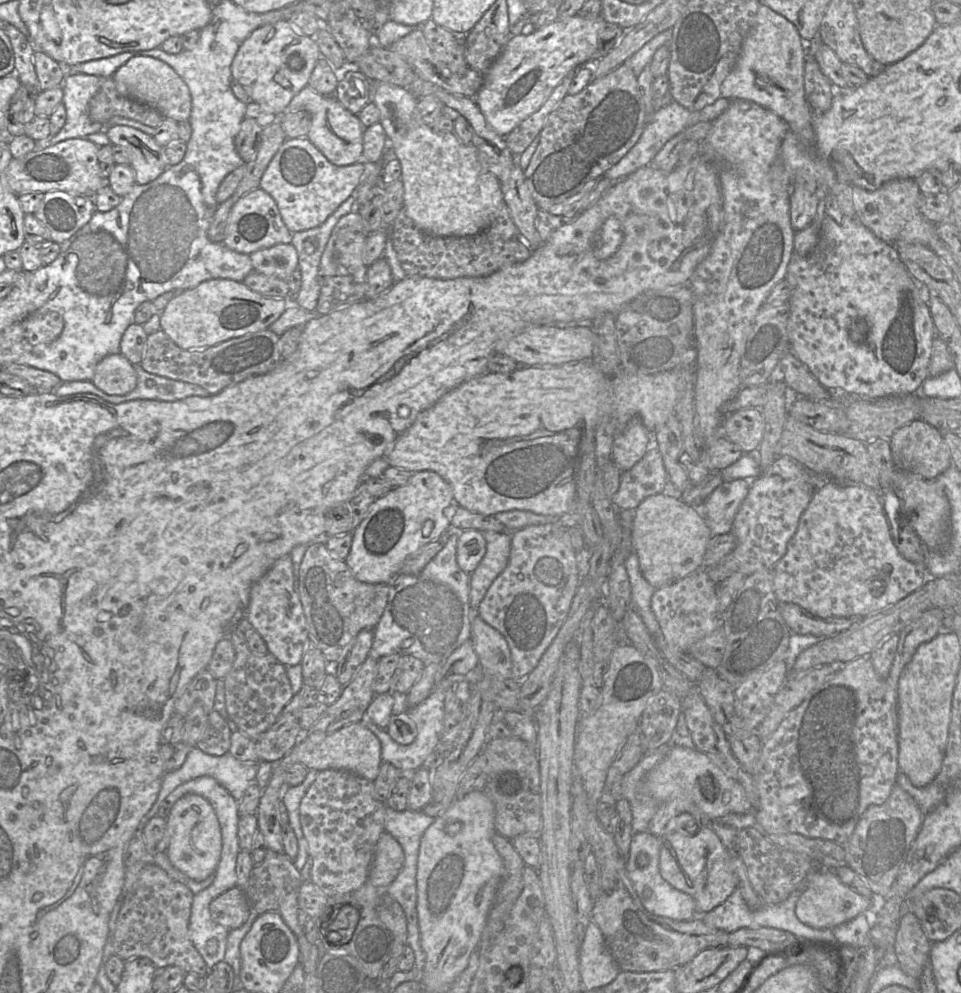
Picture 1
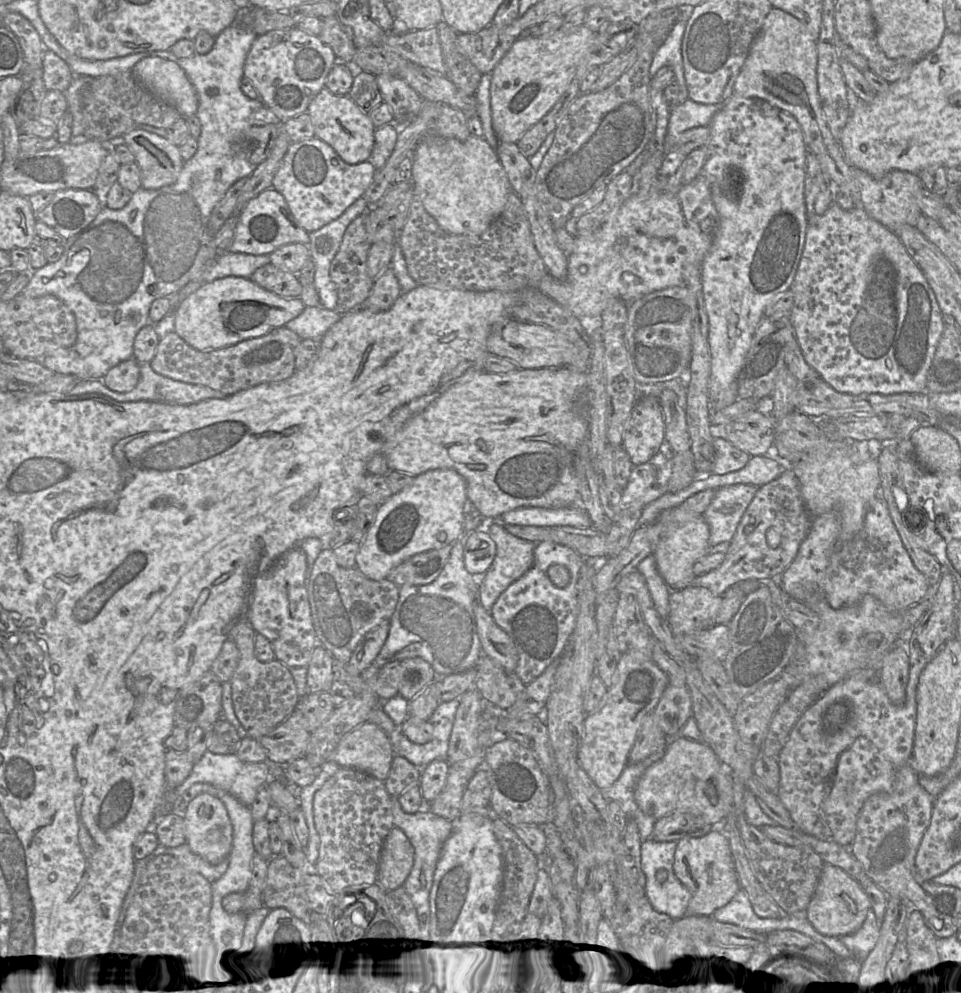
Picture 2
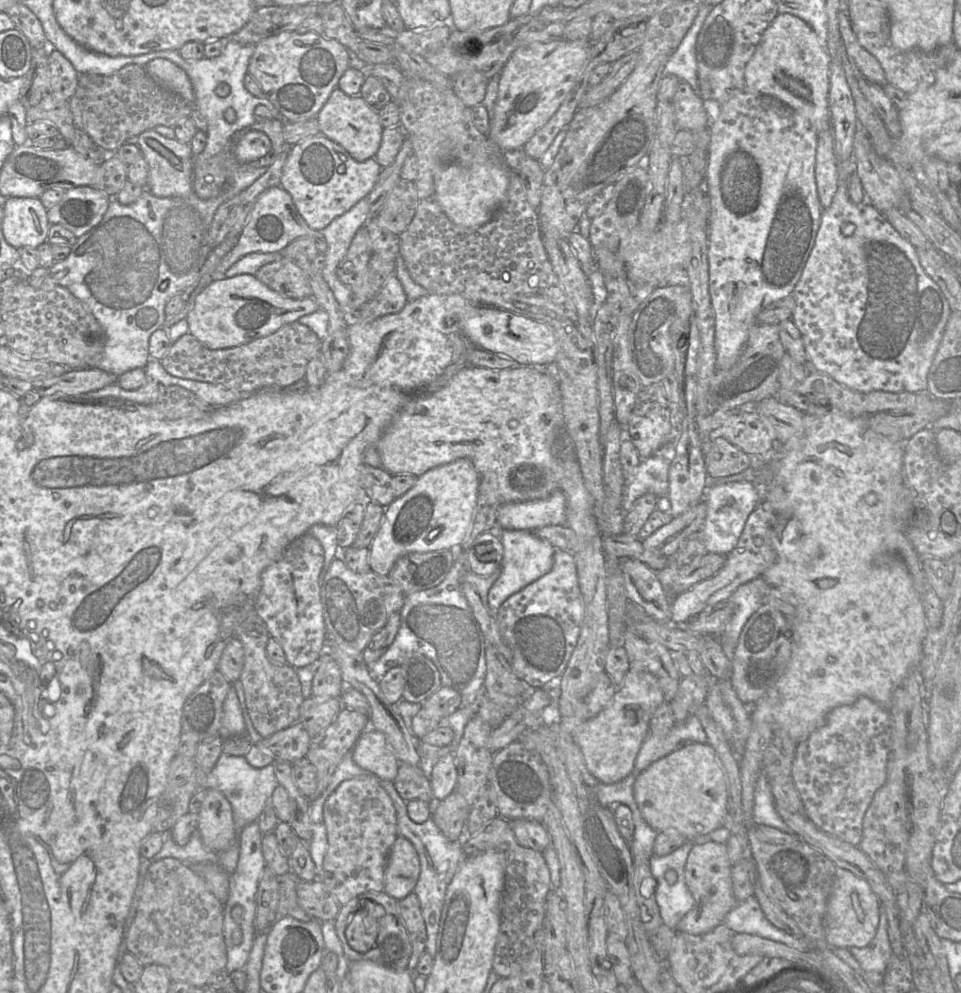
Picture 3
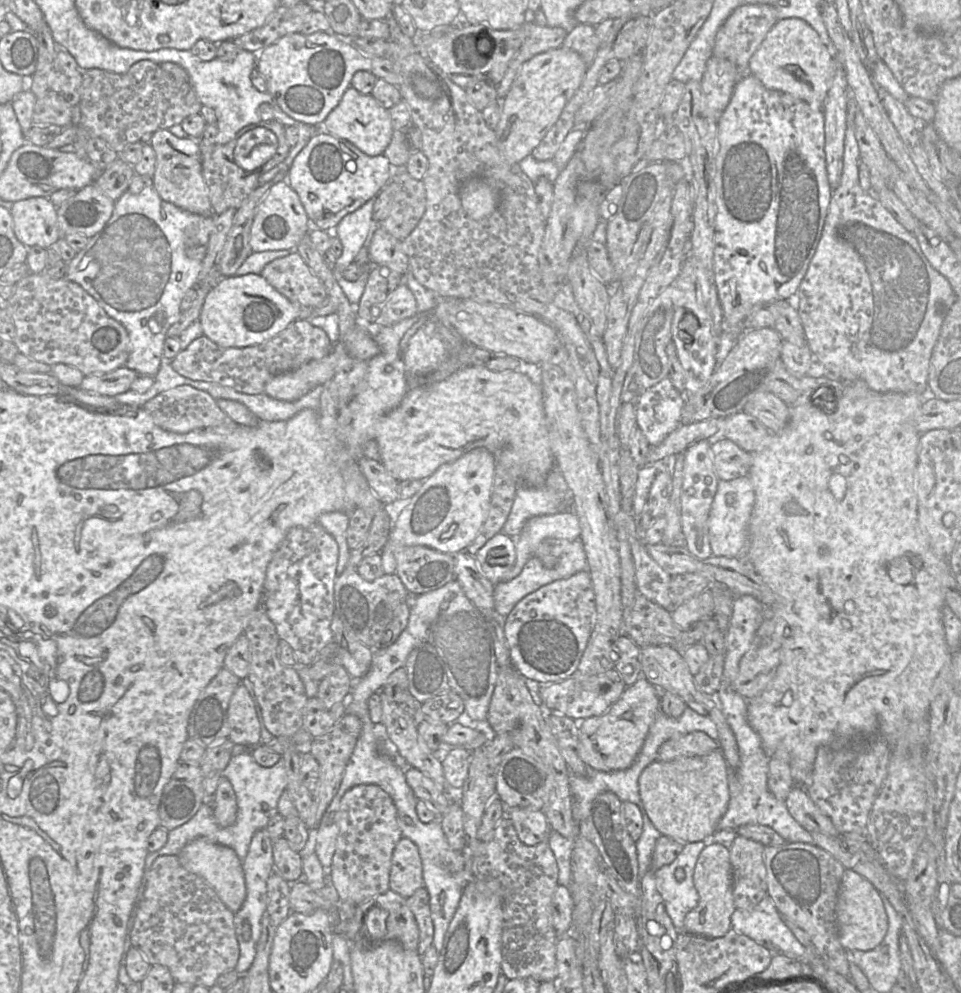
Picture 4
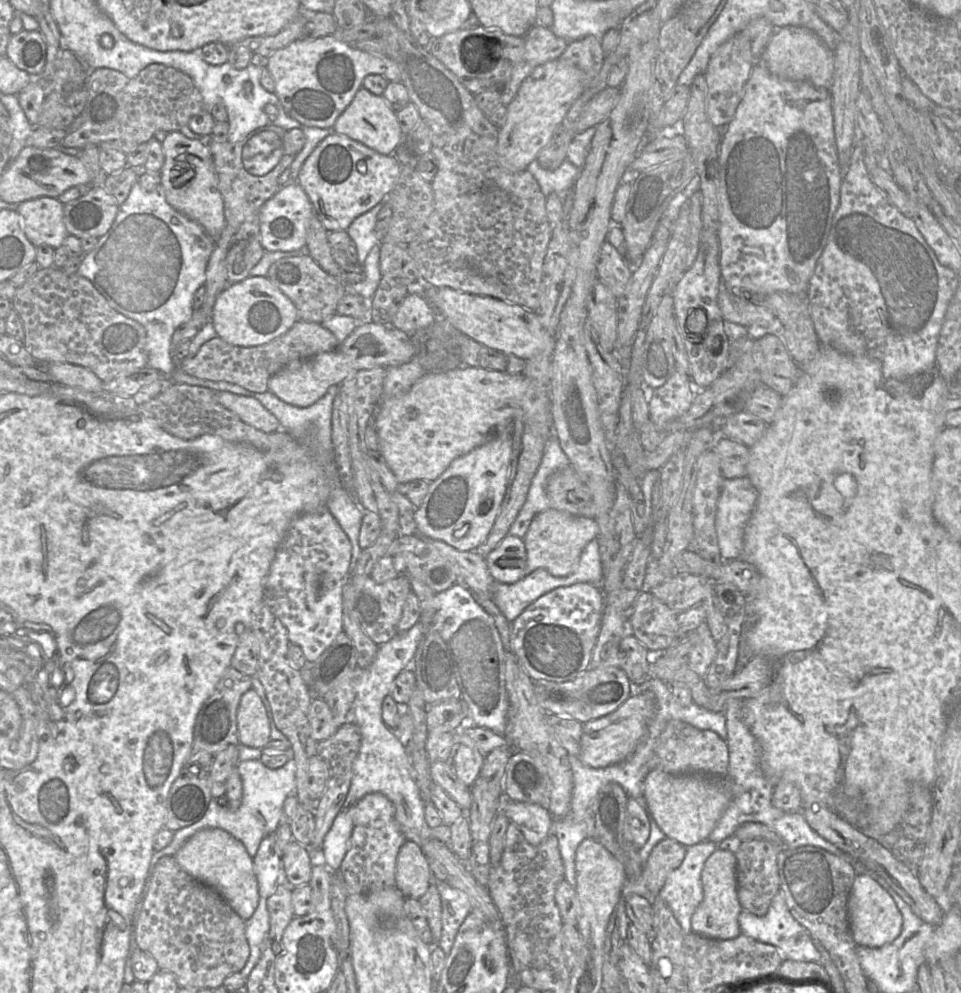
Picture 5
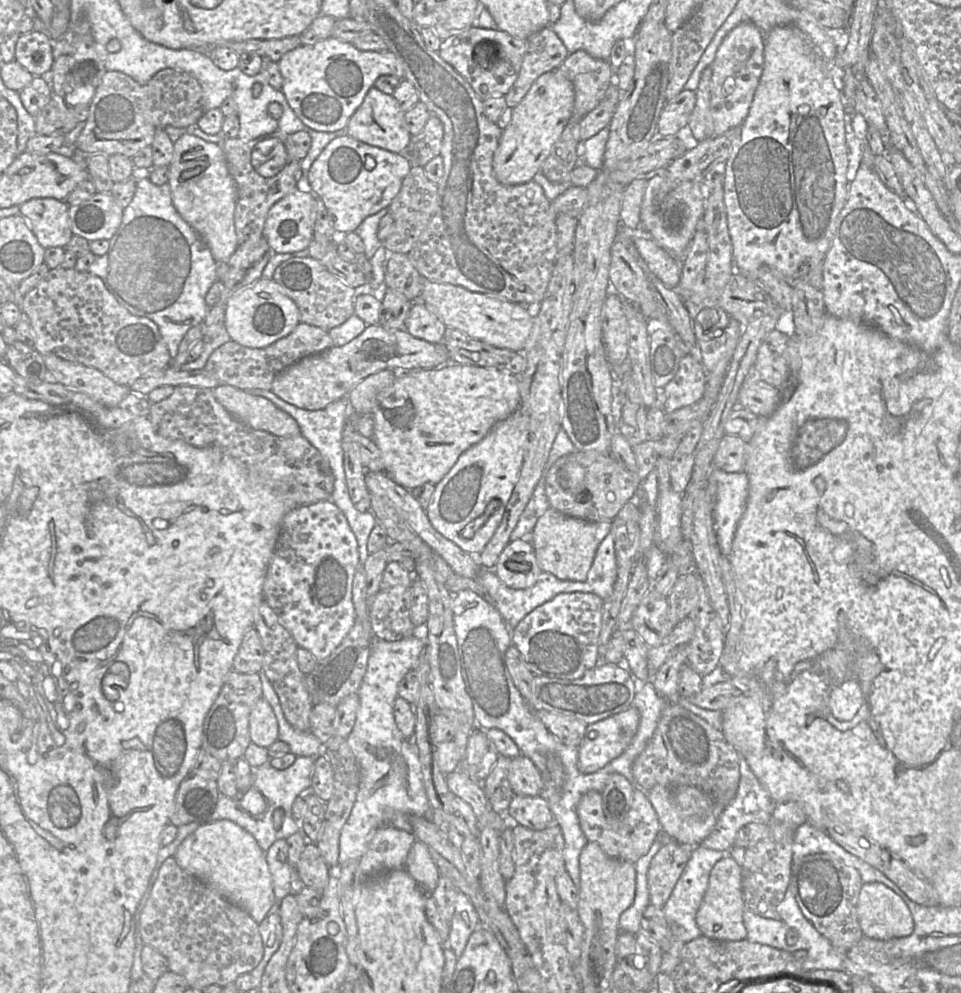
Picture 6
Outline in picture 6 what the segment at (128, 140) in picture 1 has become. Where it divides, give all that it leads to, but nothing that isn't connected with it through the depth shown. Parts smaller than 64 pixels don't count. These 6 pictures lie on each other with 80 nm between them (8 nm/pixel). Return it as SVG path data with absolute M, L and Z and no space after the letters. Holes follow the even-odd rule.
M182 135L174 142L167 183L179 215L205 240L216 262L227 263L239 245L234 224L237 189L221 146L194 135Z

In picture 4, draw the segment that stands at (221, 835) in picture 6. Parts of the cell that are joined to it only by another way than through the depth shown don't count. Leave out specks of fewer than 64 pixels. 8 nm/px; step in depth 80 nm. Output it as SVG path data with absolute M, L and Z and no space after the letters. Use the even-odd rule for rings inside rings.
M197 838L181 850L178 859L186 870L205 880L229 910L235 913L241 908L246 898L246 885L242 861L233 849L205 838Z

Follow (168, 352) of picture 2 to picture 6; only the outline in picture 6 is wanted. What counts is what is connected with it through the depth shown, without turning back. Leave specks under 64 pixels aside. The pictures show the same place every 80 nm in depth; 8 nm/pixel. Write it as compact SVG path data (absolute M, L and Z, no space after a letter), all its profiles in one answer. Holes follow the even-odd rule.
M300 322L290 334L264 348L249 348L230 340L211 353L202 370L207 376L217 379L221 385L230 385L243 390L271 390L275 377L287 367L333 346L328 331Z

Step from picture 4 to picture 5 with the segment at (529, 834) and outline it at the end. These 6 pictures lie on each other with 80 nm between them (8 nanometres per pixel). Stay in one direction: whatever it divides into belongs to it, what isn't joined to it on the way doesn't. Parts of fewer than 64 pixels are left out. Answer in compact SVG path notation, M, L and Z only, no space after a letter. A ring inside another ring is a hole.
M510 800L504 806L504 814L532 845L541 843L550 834L553 817L539 804Z

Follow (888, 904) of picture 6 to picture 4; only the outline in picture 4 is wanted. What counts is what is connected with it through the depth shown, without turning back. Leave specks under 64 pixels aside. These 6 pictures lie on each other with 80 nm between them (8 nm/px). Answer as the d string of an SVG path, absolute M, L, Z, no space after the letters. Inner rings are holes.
M846 869L843 873L836 904L838 935L847 951L869 951L885 938L888 918L878 890L863 876Z

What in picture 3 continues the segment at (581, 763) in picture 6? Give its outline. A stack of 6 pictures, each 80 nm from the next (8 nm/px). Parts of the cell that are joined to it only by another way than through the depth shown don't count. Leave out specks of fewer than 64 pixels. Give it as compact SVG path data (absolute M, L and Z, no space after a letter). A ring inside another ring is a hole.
M630 668L612 701L595 717L583 720L576 729L575 740L585 766L598 783L616 783L633 770L636 757L648 736L651 717L664 701L665 694L654 675Z

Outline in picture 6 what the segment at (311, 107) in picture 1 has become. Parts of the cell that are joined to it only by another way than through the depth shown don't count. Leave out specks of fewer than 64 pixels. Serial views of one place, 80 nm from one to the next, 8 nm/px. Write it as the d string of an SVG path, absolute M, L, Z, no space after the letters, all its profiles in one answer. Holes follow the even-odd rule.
M375 87L369 89L362 104L350 117L346 132L358 141L393 153L406 149L412 137L405 121L405 112L399 102L392 95L384 94Z

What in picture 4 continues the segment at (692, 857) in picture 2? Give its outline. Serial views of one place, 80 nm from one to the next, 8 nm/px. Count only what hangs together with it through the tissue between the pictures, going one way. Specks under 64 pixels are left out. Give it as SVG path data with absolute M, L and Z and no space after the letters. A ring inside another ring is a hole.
M716 842L707 845L697 859L693 882L699 894L699 903L686 915L683 932L706 938L725 936L732 929L731 916L736 910L729 849Z

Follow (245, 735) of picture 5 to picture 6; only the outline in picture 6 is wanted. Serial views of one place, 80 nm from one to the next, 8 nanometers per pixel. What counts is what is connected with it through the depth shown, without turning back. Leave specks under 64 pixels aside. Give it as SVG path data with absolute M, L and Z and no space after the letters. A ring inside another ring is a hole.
M264 698L259 699L251 711L249 733L251 743L263 748L270 747L278 740L279 728L276 715Z

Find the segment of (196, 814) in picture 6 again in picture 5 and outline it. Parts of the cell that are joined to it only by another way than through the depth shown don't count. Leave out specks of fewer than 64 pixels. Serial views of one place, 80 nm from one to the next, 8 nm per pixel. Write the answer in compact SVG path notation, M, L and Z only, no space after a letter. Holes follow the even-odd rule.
M186 762L171 785L164 827L176 832L194 824L204 816L212 799L209 774Z

